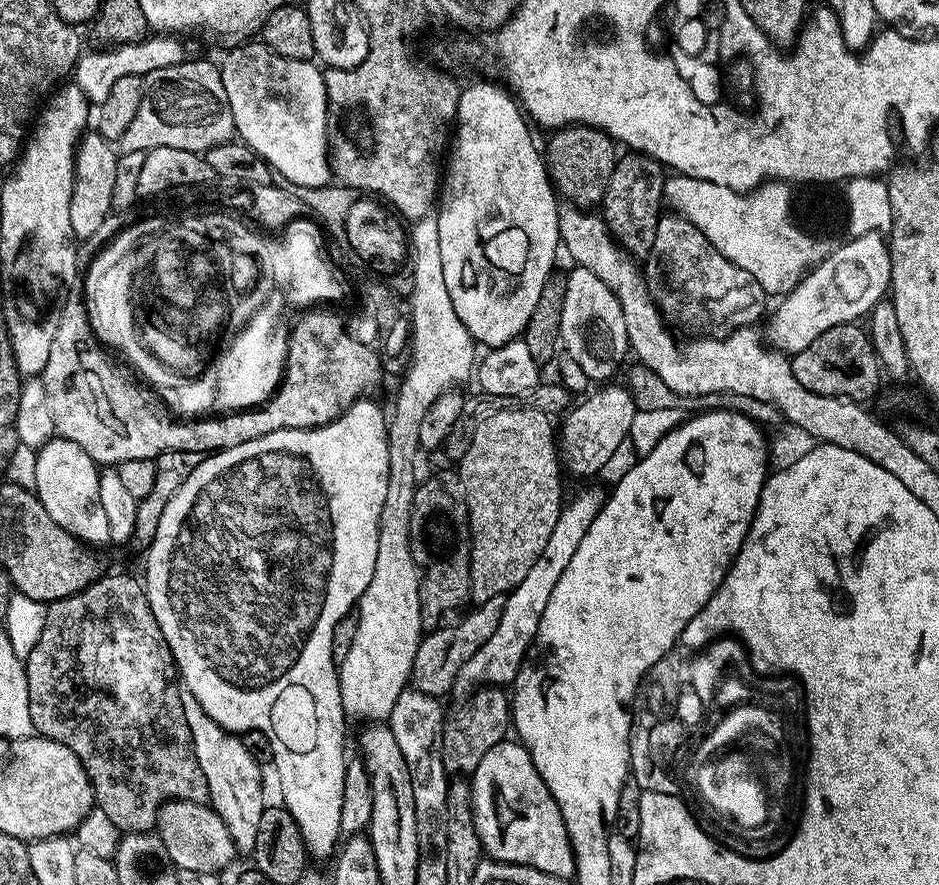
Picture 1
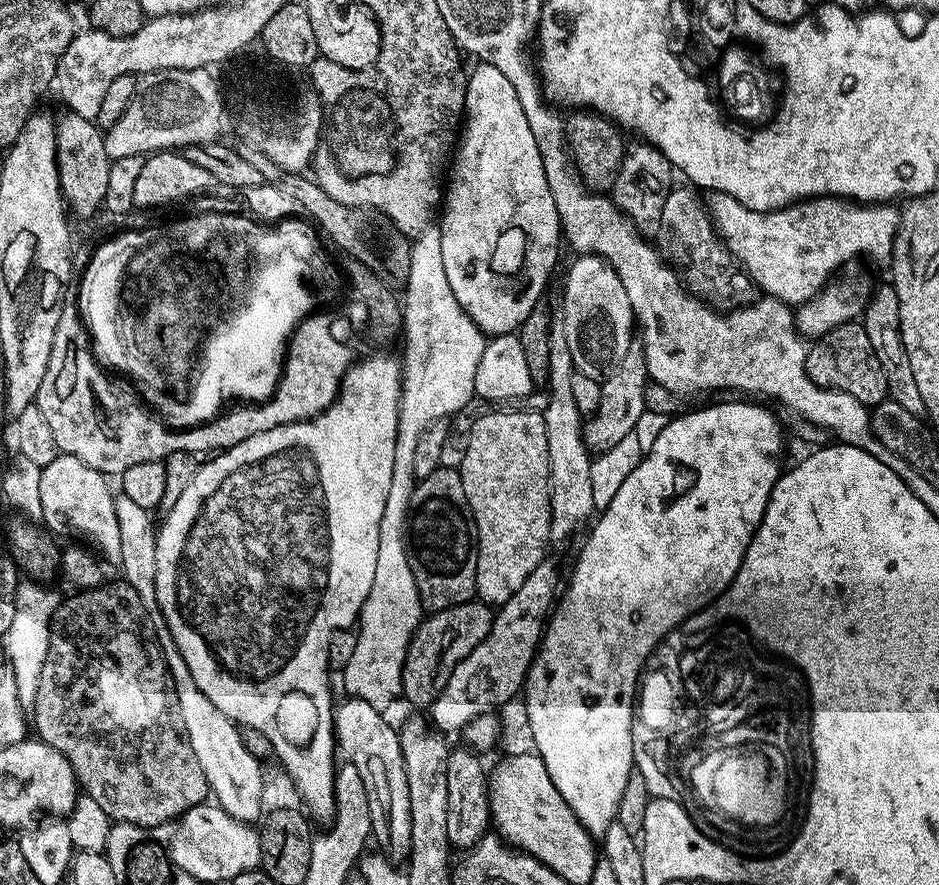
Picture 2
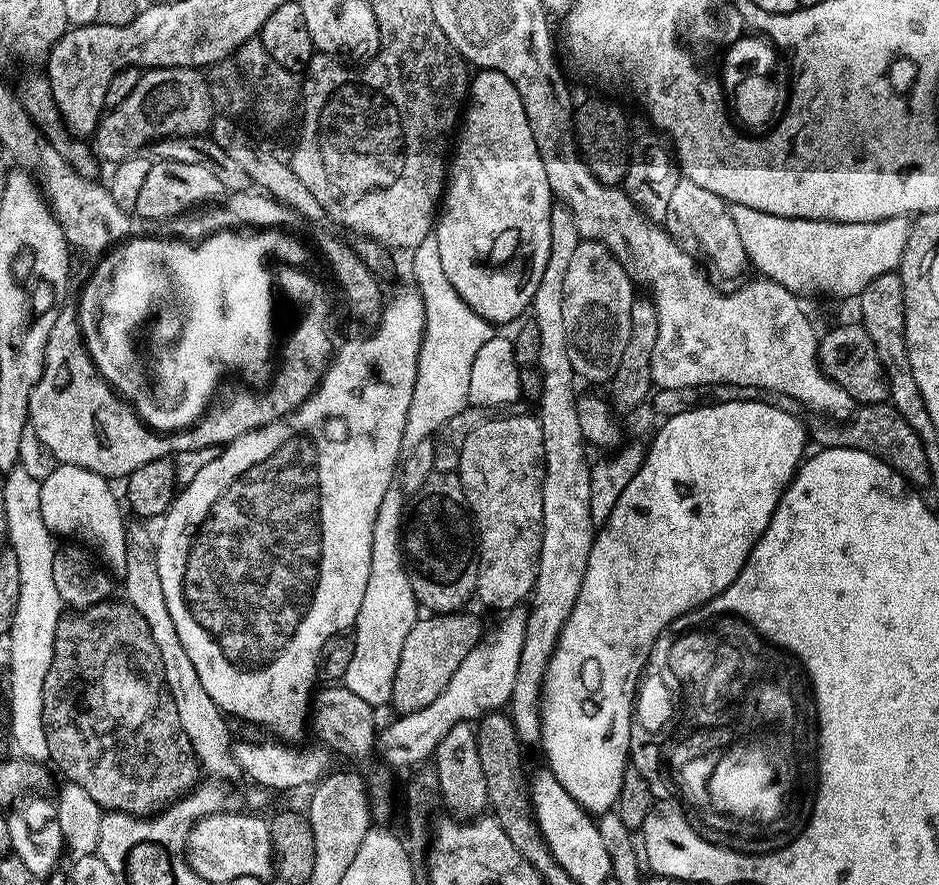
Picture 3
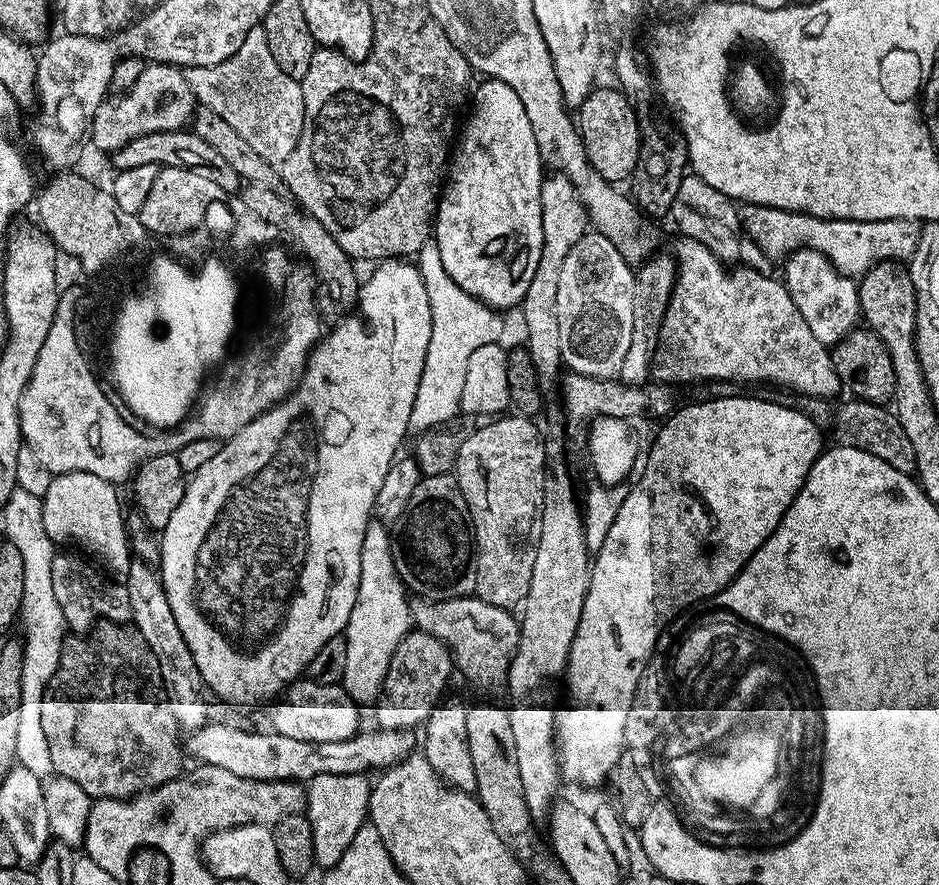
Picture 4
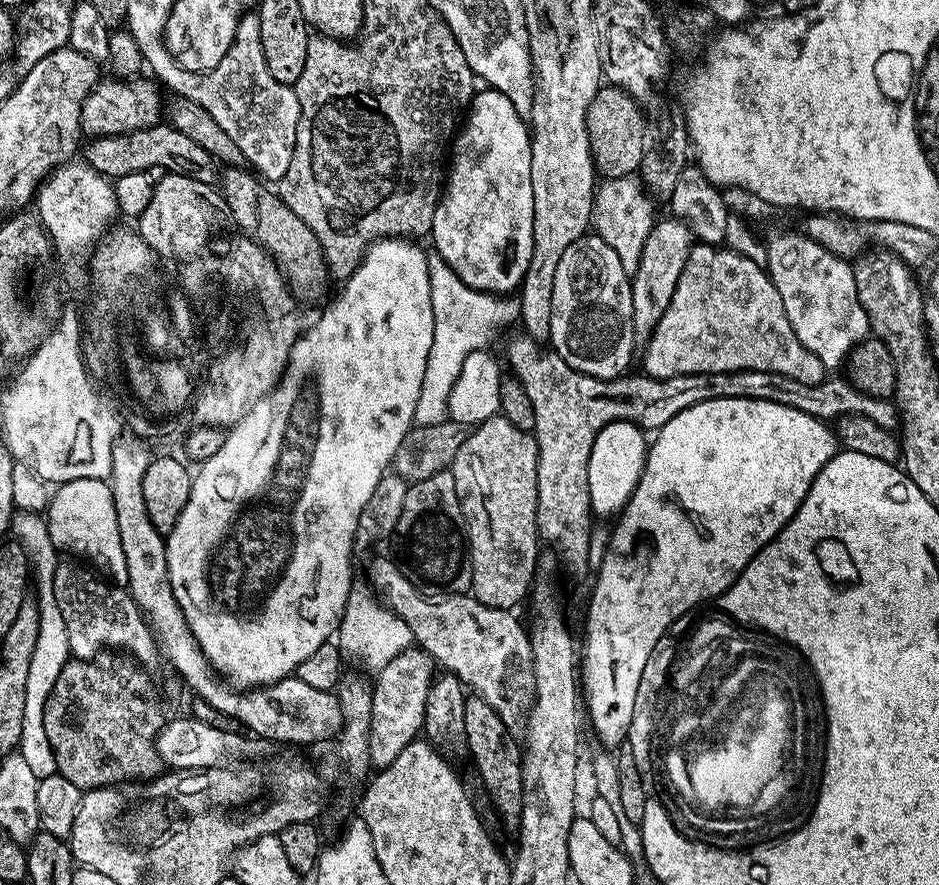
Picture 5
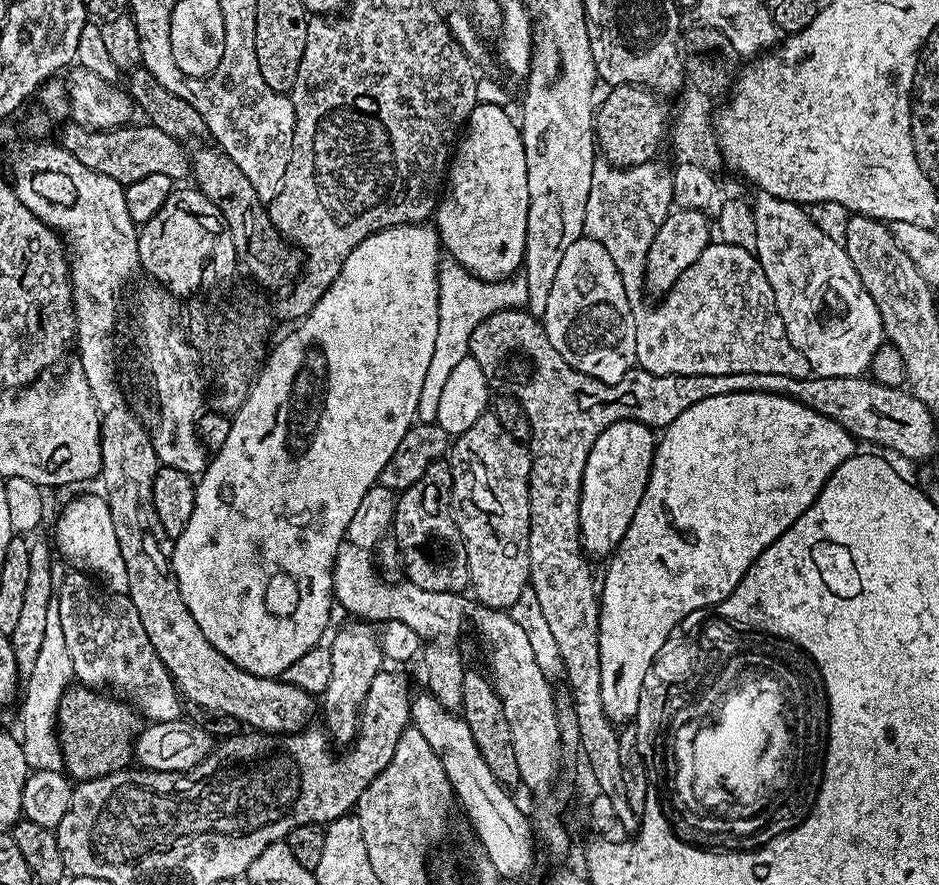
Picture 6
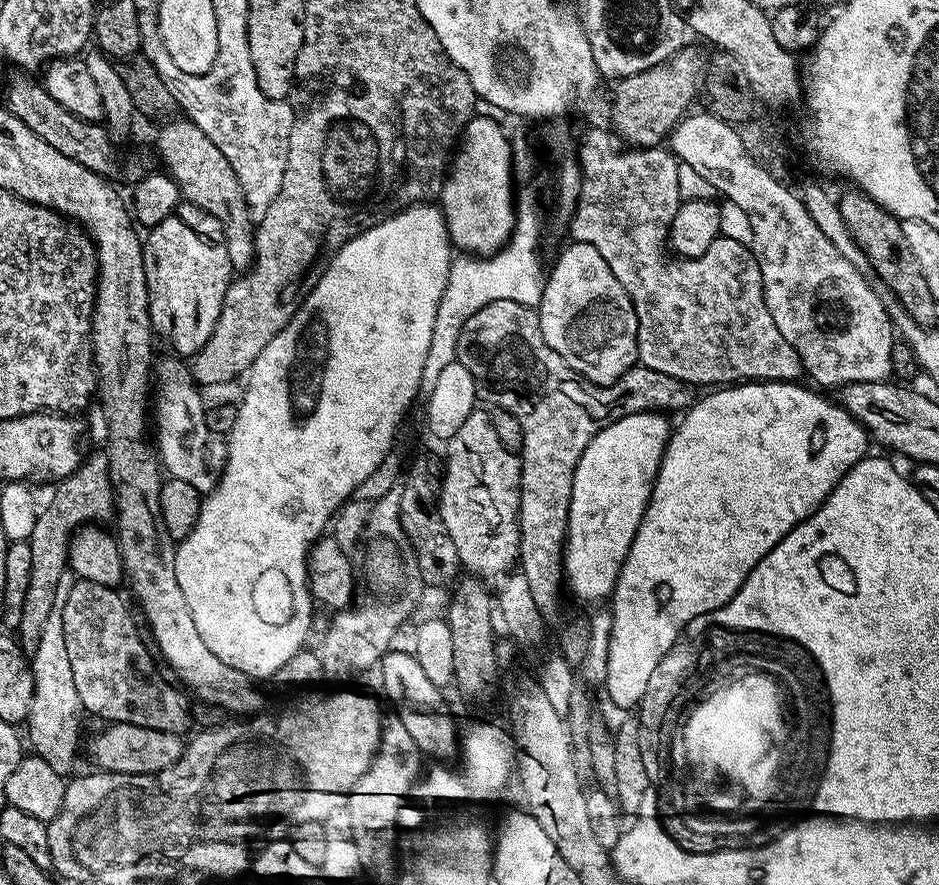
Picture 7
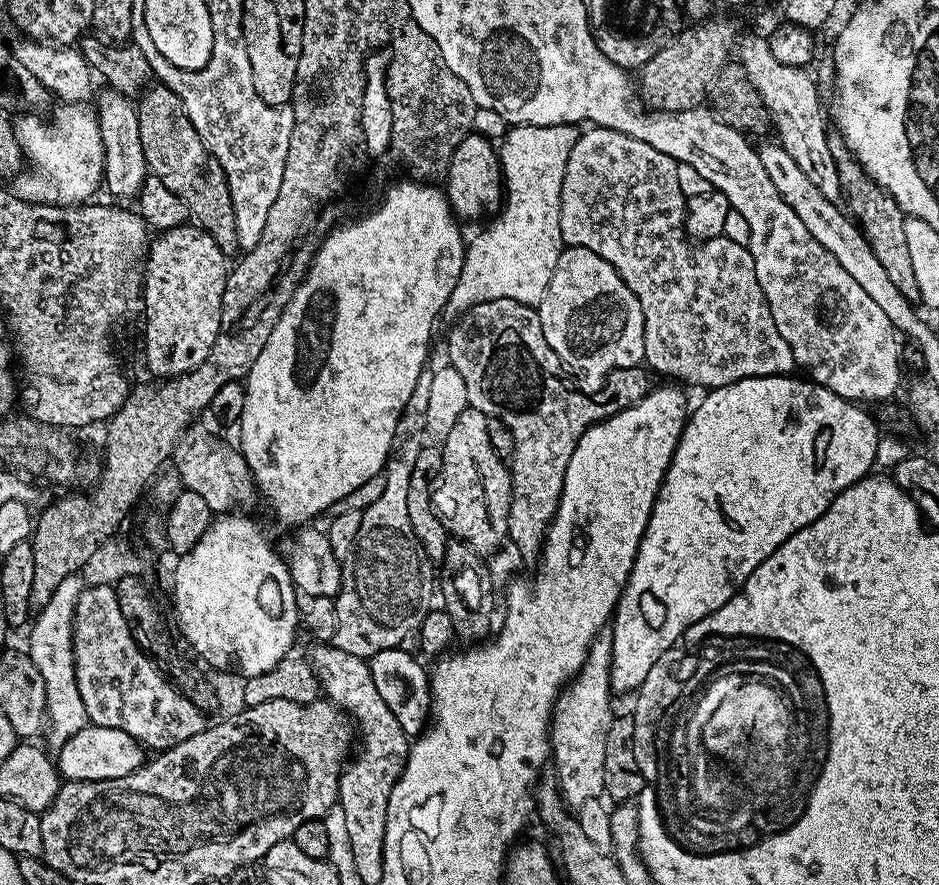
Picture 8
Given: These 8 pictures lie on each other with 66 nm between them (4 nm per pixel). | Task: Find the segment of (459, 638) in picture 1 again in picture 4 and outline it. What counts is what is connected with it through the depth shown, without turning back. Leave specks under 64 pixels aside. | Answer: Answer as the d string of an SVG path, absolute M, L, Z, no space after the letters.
M408 631L402 642L398 642L394 658L390 658L390 666L384 679L384 691L374 708L380 715L379 727L419 729L437 704L441 703L445 695L444 687L447 686L452 672L454 676L454 661L448 645L425 632Z

